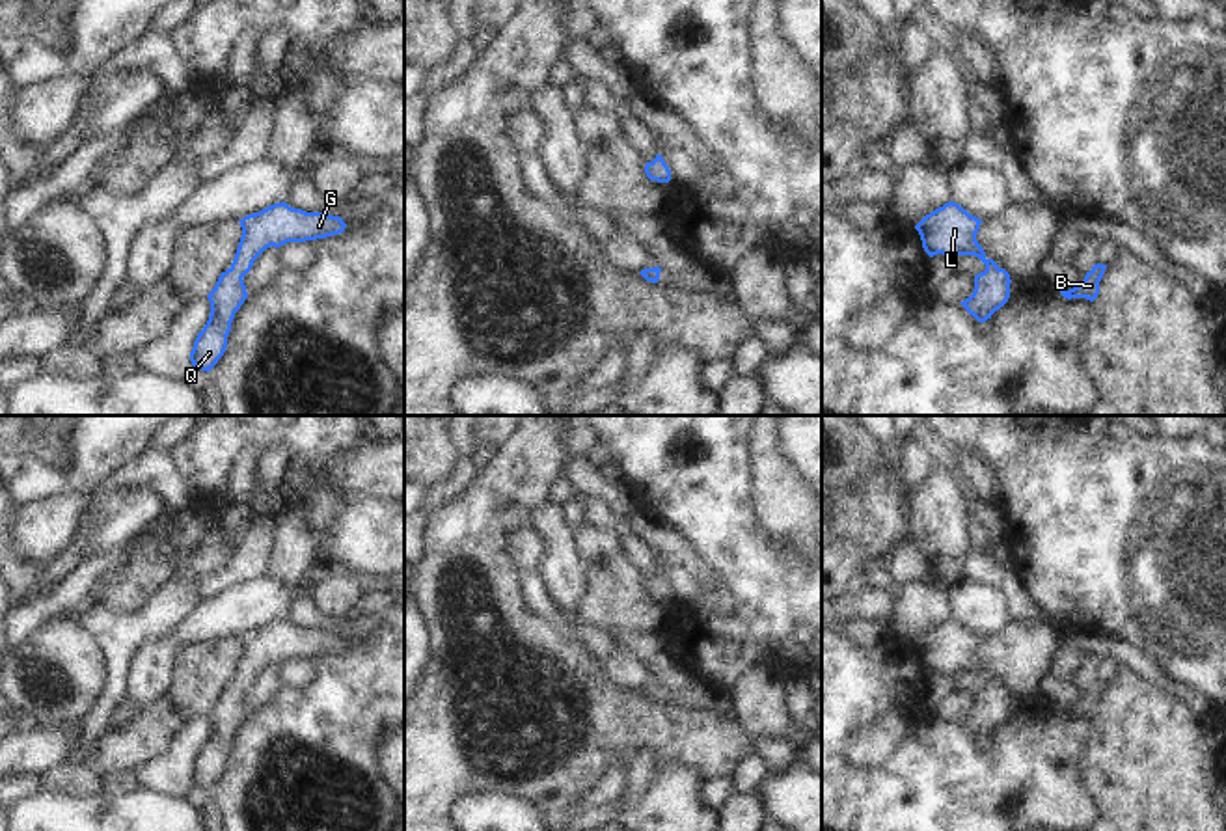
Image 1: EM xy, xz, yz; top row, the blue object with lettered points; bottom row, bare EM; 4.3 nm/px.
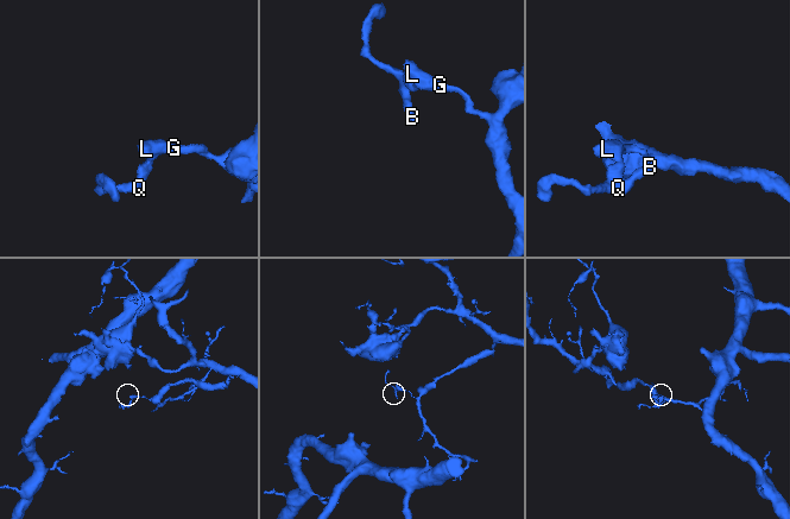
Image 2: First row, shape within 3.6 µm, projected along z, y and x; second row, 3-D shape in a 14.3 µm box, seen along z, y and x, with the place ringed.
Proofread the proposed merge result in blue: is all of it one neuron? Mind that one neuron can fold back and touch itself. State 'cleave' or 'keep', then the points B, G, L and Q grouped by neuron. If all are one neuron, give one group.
keep | B G L Q

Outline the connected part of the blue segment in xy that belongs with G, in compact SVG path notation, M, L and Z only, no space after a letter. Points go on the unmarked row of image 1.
M285 619L274 620L259 630L244 633L242 654L231 684L220 691L209 710L211 732L194 758L190 779L194 786L211 788L227 766L227 753L235 730L248 715L244 693L253 678L270 663L287 660L306 660L334 654L345 648L347 641L339 633L306 630L293 626Z

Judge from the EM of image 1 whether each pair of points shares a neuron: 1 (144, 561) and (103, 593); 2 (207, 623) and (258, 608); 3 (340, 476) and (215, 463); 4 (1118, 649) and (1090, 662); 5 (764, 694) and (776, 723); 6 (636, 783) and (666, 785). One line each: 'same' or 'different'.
1: same
2: same
3: different
4: different
5: same
6: different

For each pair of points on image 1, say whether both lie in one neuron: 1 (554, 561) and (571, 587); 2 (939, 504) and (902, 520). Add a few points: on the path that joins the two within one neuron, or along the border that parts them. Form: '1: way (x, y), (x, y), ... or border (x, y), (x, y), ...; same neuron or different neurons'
1: way (559, 567), (565, 582); same neuron
2: way (930, 513), (912, 517); same neuron

